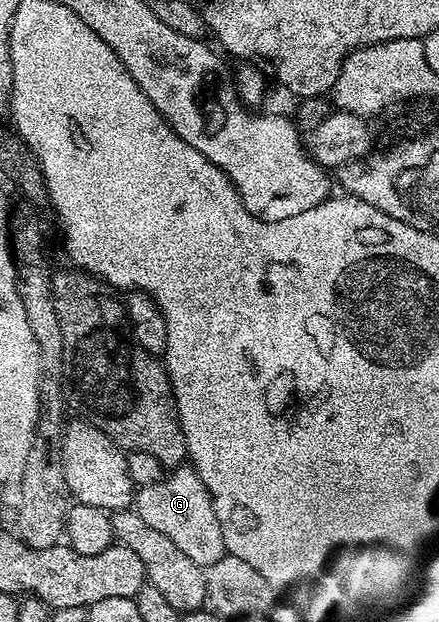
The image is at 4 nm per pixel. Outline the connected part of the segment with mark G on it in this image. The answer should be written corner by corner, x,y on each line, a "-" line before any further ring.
190,464
174,467
157,484
138,487
133,494
133,509
150,527
169,536
190,560
202,568
216,564
227,554
211,493

